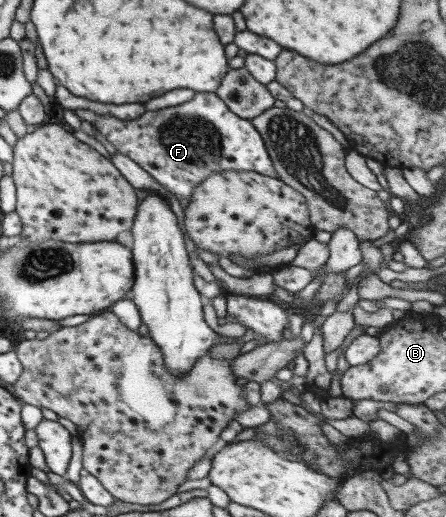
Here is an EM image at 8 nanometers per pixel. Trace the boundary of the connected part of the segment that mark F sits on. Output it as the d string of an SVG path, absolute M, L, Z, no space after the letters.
M194 92L194 96L185 103L180 103L179 105L173 106L173 107L165 107L165 109L161 109L159 111L147 111L147 113L142 113L141 117L132 119L132 120L121 120L117 119L116 117L101 117L101 115L93 115L92 111L87 111L87 109L75 109L75 114L79 119L84 119L85 121L88 121L93 127L95 127L95 130L97 130L105 139L106 146L109 147L111 151L122 153L123 155L126 155L131 159L131 161L134 161L143 171L151 171L151 177L161 185L161 187L164 187L167 189L167 191L170 191L177 199L180 197L184 197L188 200L188 197L190 196L191 190L197 185L200 184L201 181L203 181L204 177L207 177L208 175L223 171L223 170L233 170L233 171L254 171L255 173L266 175L272 178L277 178L275 171L273 171L273 166L271 163L271 160L269 159L268 152L265 149L263 140L261 139L261 136L257 133L257 130L254 129L252 126L252 123L248 119L241 119L240 117L237 117L234 113L231 113L229 109L227 109L227 106L215 95L215 92L207 93L207 92L201 92L197 93Z

